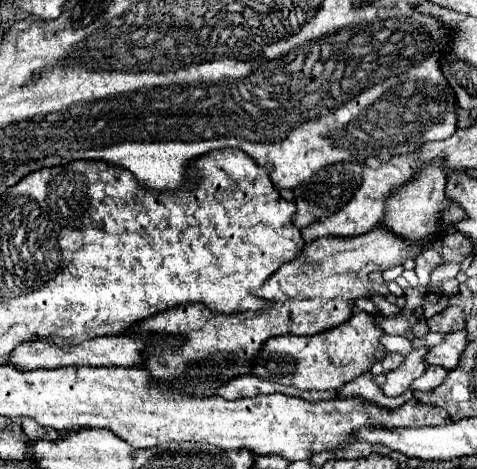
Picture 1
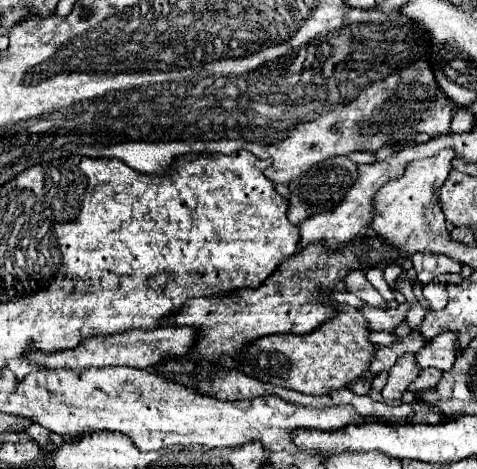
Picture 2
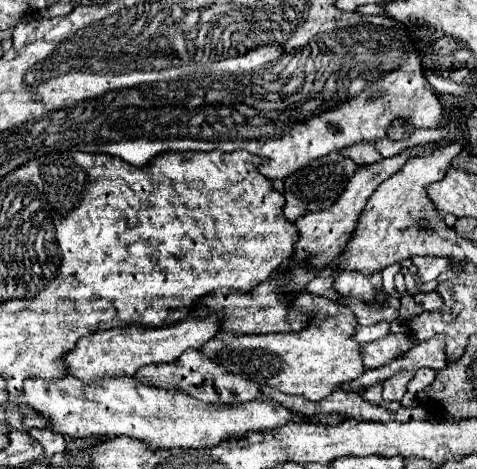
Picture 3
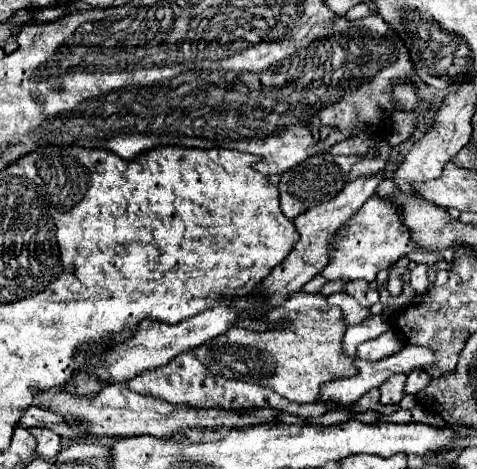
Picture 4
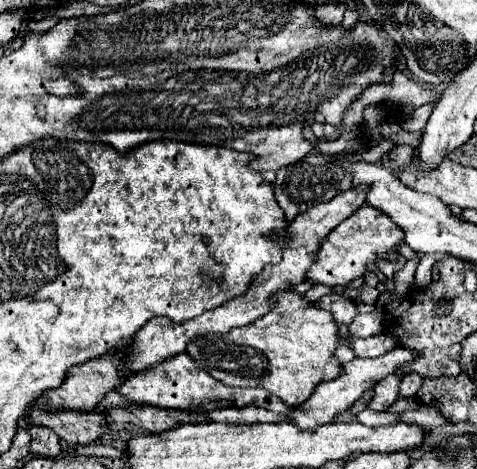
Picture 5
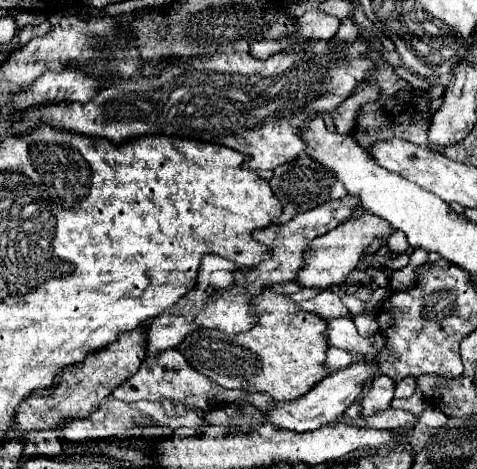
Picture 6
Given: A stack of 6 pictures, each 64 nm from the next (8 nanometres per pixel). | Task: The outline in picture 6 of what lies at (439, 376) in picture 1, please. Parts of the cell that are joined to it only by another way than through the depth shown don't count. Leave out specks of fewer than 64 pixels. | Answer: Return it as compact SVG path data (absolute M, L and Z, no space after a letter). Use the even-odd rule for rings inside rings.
M404 378L396 384L396 392L394 392L394 398L408 398L412 396L416 390L416 380L414 378Z

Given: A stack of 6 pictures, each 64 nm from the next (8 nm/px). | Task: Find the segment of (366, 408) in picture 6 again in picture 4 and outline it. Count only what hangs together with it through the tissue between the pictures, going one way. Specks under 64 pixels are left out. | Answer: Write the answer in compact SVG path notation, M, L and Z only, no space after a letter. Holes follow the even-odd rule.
M404 374L390 376L382 386L380 386L380 404L398 404L404 396Z

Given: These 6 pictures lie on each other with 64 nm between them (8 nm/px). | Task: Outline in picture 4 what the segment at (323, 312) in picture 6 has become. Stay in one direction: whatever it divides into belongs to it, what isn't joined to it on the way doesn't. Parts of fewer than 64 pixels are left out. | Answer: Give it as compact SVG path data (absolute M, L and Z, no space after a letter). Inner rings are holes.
M340 292L340 294L328 296L326 300L328 300L330 306L336 306L336 308L342 310L342 316L344 316L346 324L360 324L370 316L370 312L364 306L360 306L350 294Z

